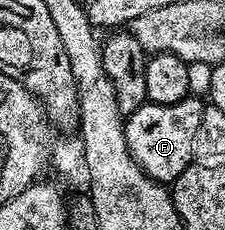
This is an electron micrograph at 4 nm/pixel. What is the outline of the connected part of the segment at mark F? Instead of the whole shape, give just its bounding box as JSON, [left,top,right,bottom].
[125,96,204,184]

